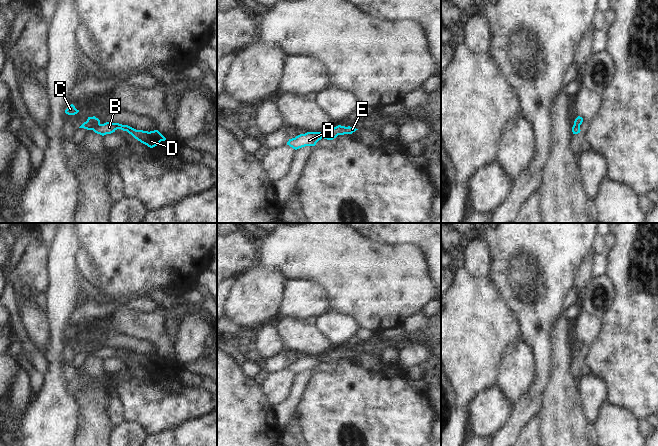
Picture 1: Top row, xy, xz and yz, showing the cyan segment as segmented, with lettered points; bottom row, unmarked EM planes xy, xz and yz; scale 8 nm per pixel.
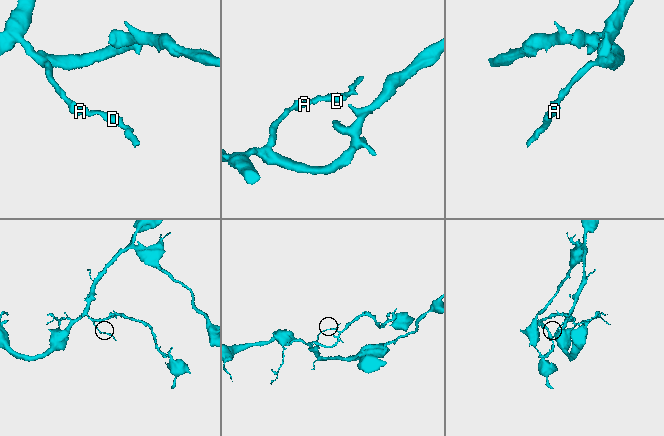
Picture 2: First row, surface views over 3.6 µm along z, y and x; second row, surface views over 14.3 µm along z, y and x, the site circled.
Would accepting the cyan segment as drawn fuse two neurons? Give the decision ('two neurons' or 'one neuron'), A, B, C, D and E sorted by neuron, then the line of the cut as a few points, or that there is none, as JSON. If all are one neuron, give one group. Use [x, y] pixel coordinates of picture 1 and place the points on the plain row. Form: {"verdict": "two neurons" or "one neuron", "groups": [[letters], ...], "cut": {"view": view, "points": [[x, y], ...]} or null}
{"verdict": "two neurons", "groups": [["A", "C"], ["B", "D", "E"]], "cut": {"view": "xy", "points": [[99, 347], [92, 353]]}}

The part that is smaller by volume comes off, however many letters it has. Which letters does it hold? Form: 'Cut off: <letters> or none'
Cut off: B, D, E.

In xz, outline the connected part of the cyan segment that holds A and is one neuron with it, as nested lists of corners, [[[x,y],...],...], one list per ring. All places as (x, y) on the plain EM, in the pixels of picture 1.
[[[307,356],[305,358],[300,358],[295,362],[289,363],[287,369],[297,374],[305,370],[315,370],[316,367],[321,363],[321,356]]]

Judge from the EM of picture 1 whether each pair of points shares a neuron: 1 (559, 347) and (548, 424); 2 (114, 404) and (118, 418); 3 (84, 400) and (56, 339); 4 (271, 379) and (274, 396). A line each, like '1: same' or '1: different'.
1: same
2: same
3: different
4: same

